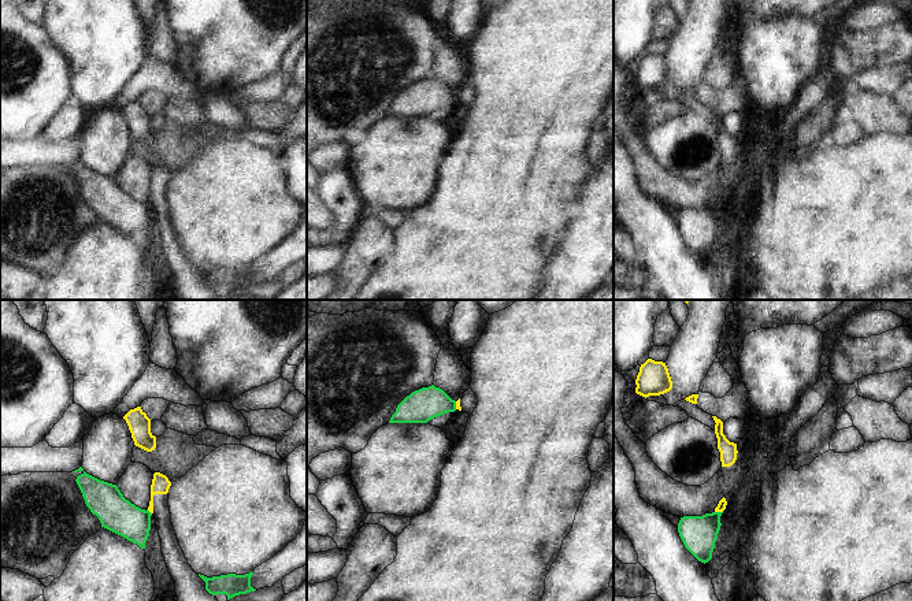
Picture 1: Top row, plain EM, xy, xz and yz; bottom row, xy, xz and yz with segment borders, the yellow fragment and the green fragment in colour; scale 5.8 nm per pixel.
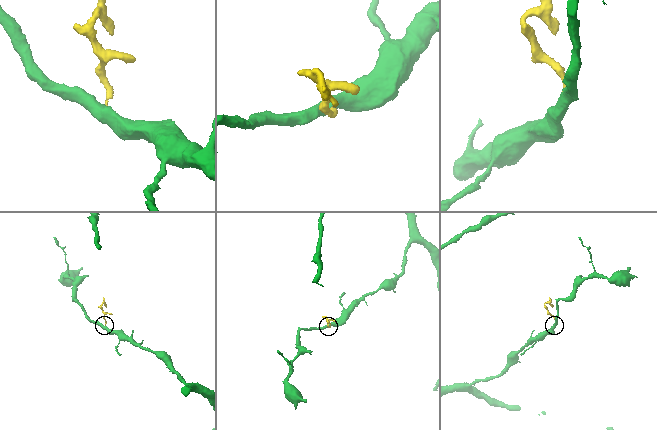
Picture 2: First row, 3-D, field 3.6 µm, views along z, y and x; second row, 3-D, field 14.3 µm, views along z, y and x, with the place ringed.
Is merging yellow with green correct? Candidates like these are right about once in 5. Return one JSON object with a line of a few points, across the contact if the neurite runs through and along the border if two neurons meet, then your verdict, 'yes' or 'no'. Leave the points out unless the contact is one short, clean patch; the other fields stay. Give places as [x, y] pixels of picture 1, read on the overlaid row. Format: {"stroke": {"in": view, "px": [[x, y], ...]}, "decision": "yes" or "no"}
{"stroke": {"in": "yz", "px": [[715, 511], [722, 512]]}, "decision": "no"}

